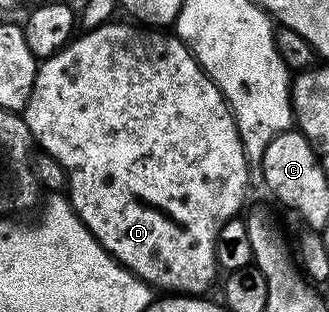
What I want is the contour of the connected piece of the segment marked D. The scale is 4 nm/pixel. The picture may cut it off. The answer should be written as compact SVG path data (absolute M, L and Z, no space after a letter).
M107 23L95 29L85 30L81 34L83 37L75 36L59 53L45 58L39 64L36 83L32 87L32 95L24 110L26 126L37 148L52 155L56 163L64 167L68 200L78 218L84 223L84 227L92 231L94 238L118 260L120 265L129 273L135 273L140 280L155 290L166 289L162 291L170 295L209 294L206 292L213 287L214 280L216 285L220 277L220 266L216 259L216 239L220 235L220 227L235 220L243 212L247 204L246 189L251 188L246 152L230 104L224 99L214 80L202 70L200 63L190 53L190 48L173 32L151 31L134 23L114 24Z

